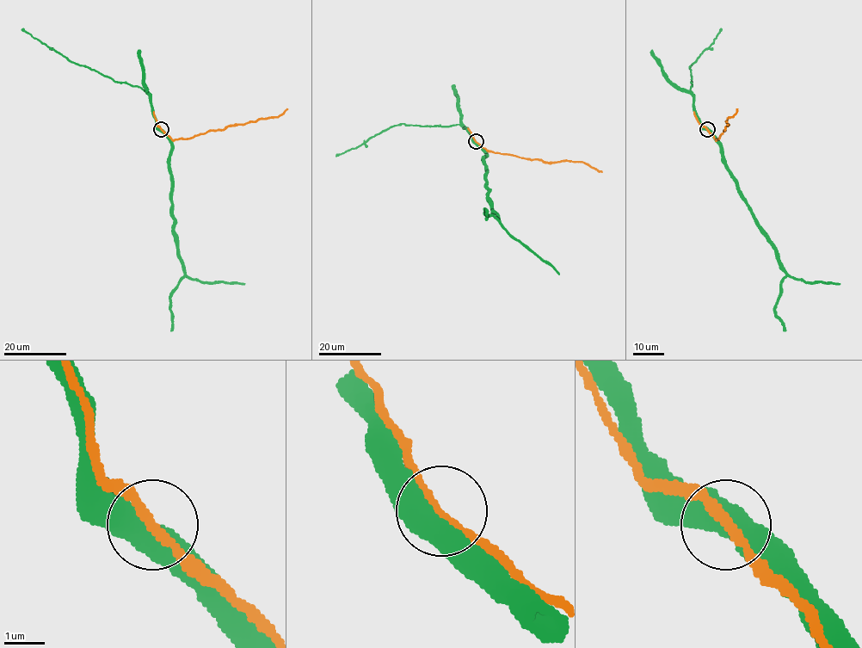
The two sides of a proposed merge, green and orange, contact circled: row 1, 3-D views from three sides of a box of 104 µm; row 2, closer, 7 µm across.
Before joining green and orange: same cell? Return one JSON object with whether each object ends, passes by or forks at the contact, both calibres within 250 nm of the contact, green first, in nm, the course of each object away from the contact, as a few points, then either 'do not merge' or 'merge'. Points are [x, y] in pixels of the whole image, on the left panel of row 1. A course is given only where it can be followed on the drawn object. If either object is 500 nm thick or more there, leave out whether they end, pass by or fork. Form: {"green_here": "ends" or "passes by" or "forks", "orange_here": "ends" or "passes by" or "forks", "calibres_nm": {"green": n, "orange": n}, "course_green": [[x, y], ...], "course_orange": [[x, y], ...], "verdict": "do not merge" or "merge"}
{"calibres_nm": {"green": 550, "orange": 200}, "course_green": [[161, 129], [171, 143], [171, 212], [175, 241], [183, 272], [187, 276], [202, 281], [244, 283]], "course_orange": [[162, 129], [173, 139], [191, 138], [210, 131], [278, 116], [287, 108]], "verdict": "merge"}

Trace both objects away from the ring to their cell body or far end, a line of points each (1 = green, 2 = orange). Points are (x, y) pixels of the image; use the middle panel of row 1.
1: (475, 141), (485, 152), (489, 202), (497, 220), (512, 236), (559, 274)
2: (476, 141), (488, 151), (547, 163), (581, 161), (602, 172)

